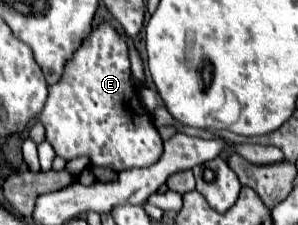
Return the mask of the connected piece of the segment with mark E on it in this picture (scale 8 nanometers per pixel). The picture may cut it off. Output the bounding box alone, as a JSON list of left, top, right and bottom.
[39,23,163,173]

